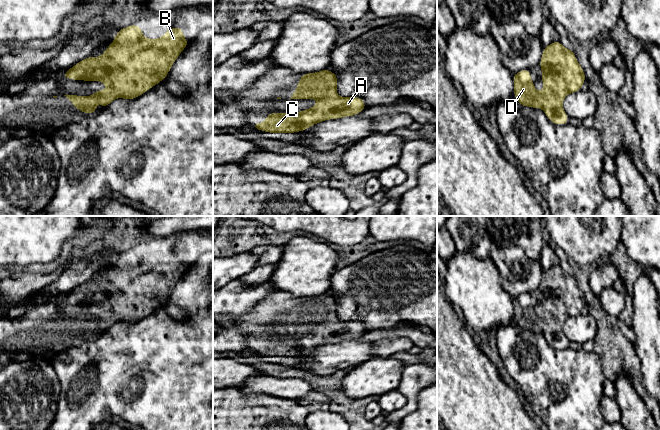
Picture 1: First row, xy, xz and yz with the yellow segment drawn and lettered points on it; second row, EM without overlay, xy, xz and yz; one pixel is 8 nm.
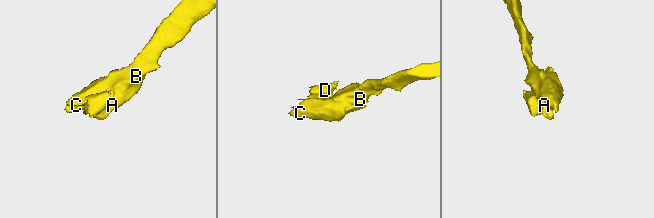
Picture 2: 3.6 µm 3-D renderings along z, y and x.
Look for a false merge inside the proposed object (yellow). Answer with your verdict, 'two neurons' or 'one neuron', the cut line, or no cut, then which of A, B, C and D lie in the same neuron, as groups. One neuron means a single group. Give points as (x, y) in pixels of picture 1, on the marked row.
one neuron; cut none; groups A B C D

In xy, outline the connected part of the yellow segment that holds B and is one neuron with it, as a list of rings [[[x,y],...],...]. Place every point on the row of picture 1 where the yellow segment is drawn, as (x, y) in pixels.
[[[132,24],[118,30],[113,42],[106,48],[100,57],[89,56],[72,66],[62,74],[65,79],[81,81],[101,81],[107,90],[95,88],[95,95],[64,95],[77,107],[79,112],[96,114],[96,105],[101,101],[105,109],[114,99],[123,98],[132,100],[143,95],[150,88],[156,86],[168,75],[173,63],[180,53],[188,46],[180,27],[173,27],[157,39],[146,38],[142,35],[141,27]]]

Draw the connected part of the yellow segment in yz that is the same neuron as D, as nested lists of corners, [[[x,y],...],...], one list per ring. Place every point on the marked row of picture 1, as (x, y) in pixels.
[[[560,41],[543,47],[539,63],[542,69],[544,89],[539,93],[529,69],[513,74],[514,98],[523,107],[542,108],[547,118],[556,125],[568,123],[568,115],[562,107],[564,98],[580,91],[586,82],[583,68],[579,65],[573,49],[566,49]]]

